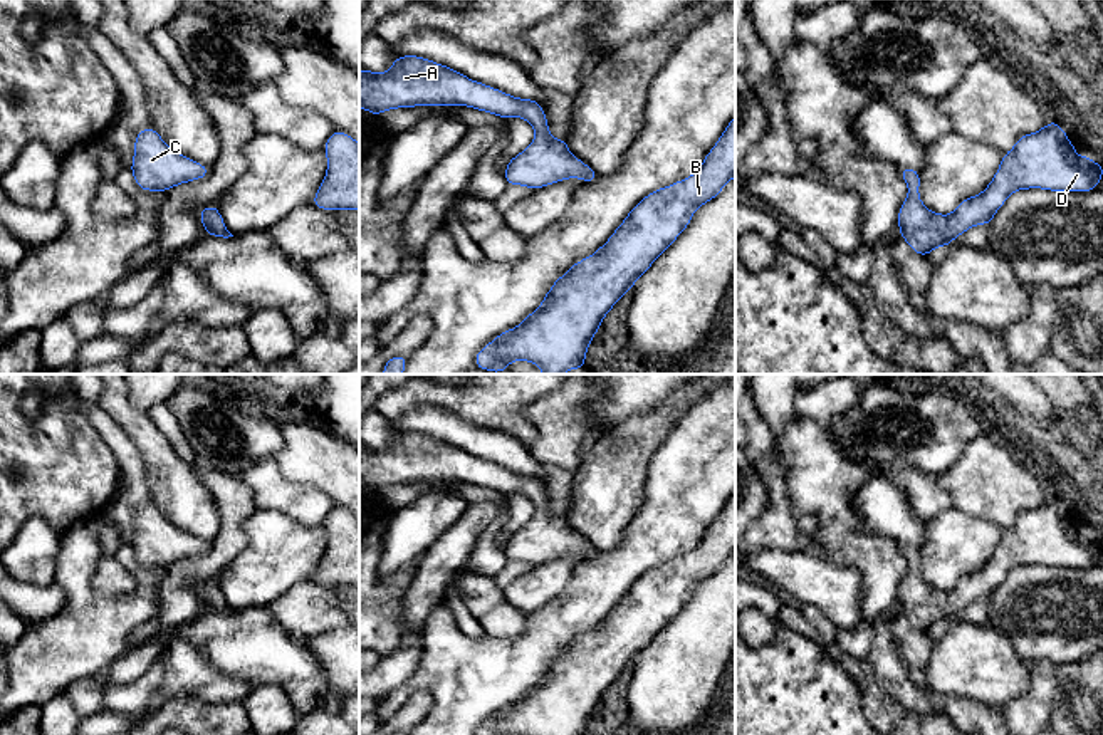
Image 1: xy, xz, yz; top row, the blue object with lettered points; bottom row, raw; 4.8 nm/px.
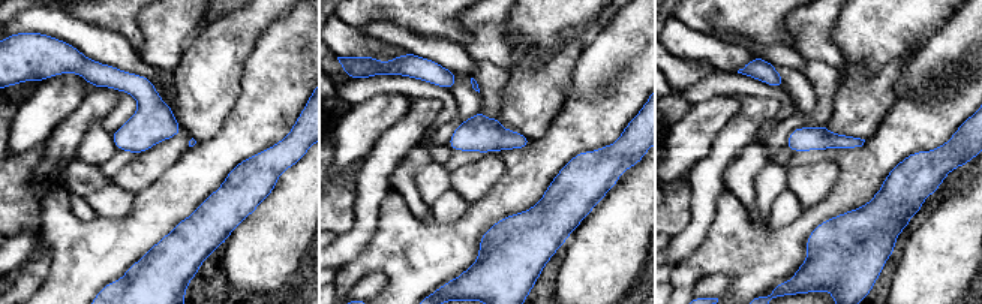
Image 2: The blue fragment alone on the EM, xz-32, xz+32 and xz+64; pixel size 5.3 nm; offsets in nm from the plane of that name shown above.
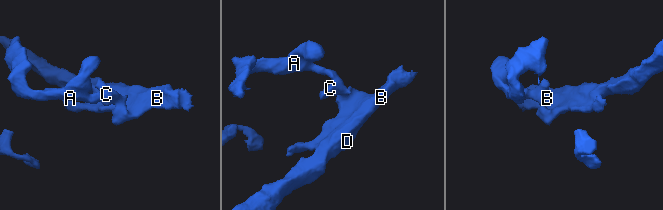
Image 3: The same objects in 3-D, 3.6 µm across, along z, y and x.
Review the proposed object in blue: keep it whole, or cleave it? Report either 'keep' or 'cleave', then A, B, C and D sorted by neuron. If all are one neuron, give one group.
keep; A B C D

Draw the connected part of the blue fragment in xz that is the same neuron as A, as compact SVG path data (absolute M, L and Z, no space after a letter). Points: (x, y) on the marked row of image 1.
M400 55L384 74L368 69L359 72L361 109L378 116L416 106L467 106L504 119L525 119L536 129L536 138L507 163L504 176L509 185L539 190L569 178L584 183L598 178L593 168L569 151L566 139L551 136L537 101L514 97L418 55Z

